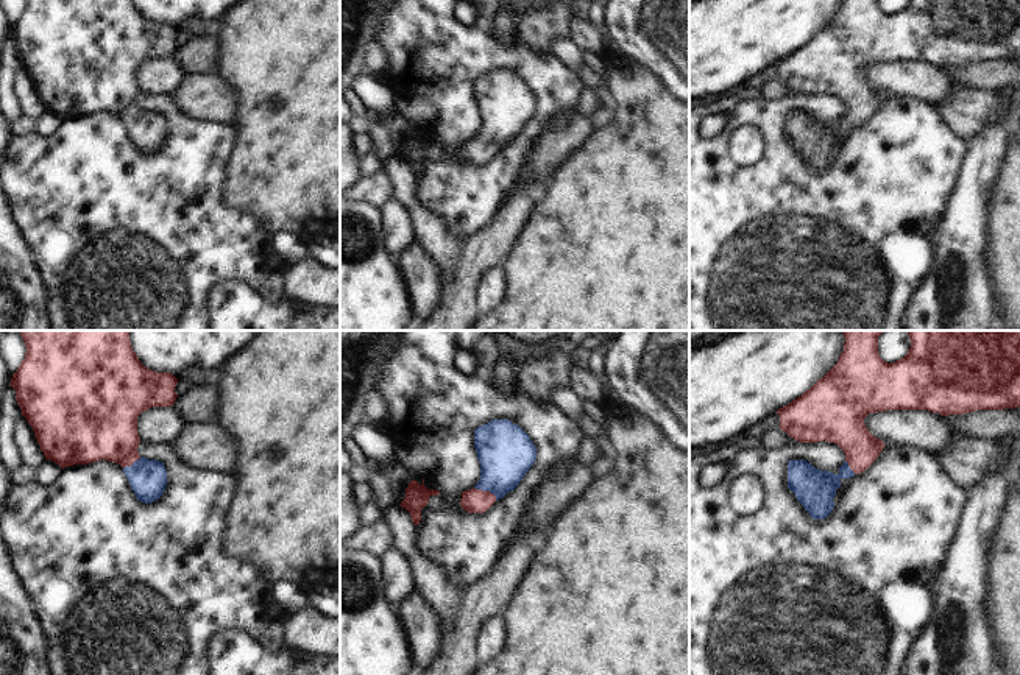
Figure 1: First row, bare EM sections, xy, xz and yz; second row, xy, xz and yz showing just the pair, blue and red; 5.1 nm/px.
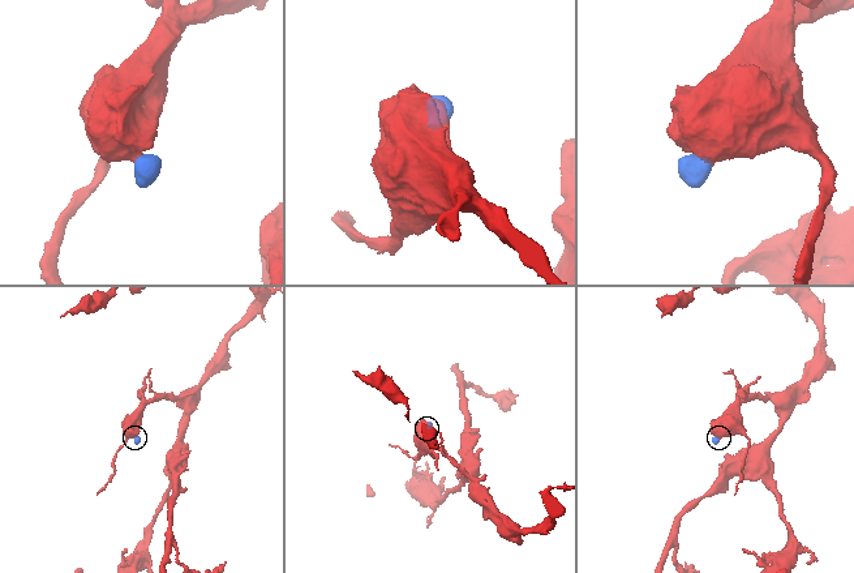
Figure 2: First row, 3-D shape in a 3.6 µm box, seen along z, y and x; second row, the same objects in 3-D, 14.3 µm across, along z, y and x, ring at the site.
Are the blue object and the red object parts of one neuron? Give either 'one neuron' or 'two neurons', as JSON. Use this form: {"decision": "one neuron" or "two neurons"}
{"decision": "one neuron"}

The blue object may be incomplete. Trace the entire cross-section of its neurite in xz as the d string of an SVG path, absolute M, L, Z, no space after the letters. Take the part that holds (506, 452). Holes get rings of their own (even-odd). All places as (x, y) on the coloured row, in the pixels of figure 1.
M493 419L474 430L480 480L462 493L468 513L485 513L496 500L513 491L537 460L529 435L508 419Z

